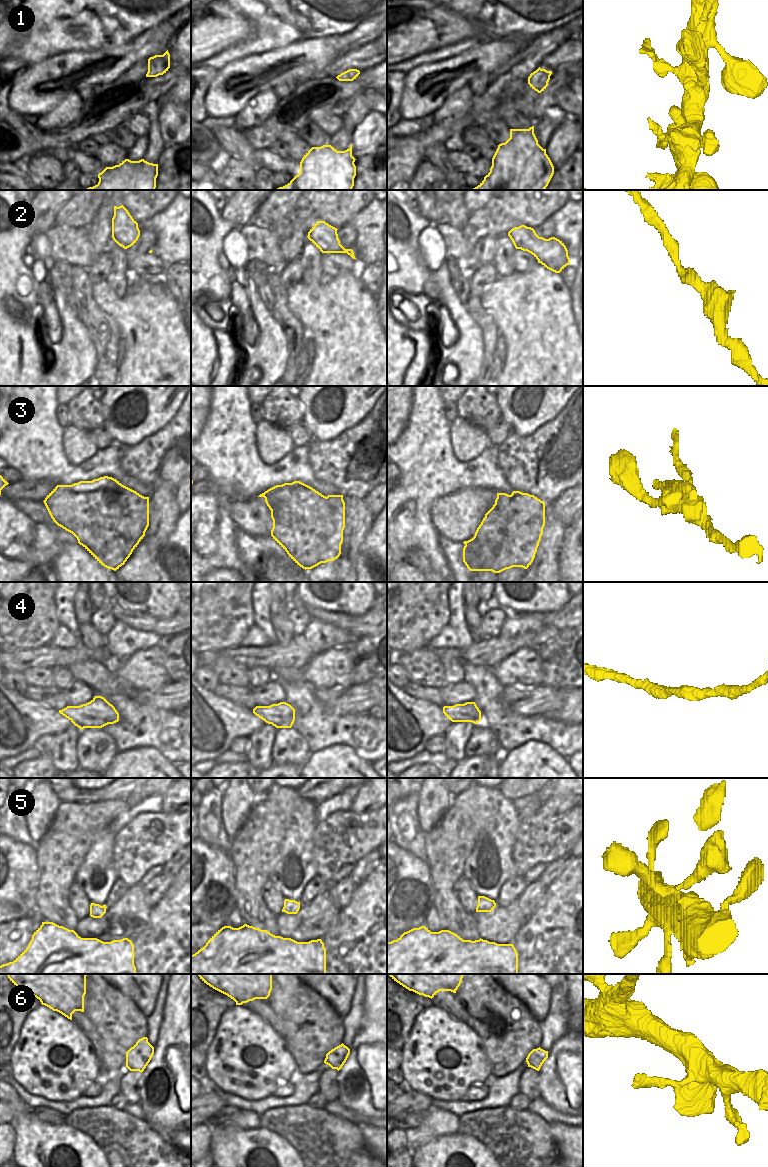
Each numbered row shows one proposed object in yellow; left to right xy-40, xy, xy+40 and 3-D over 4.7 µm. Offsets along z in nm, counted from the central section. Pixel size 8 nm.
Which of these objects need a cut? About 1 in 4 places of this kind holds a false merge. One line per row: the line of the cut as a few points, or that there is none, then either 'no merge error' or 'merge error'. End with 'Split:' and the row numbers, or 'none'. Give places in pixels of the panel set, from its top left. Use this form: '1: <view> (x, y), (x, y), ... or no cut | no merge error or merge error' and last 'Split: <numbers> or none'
1: no cut | no merge error
2: no cut | no merge error
3: xy (327, 497), (330, 517), (320, 536), (327, 548), (319, 563) | merge error
4: no cut | no merge error
5: no cut | no merge error
6: no cut | no merge error
Split: 3

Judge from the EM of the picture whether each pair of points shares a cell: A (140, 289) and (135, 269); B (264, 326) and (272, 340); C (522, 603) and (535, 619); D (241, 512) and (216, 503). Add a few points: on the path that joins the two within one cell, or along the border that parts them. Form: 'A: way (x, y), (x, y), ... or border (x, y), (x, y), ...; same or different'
A: border (136, 276), (161, 277); different
B: way (267, 329), (271, 333), (271, 337); same
C: border (507, 607), (516, 611), (544, 612); different
D: border (250, 498), (229, 506), (229, 515), (239, 528); different

